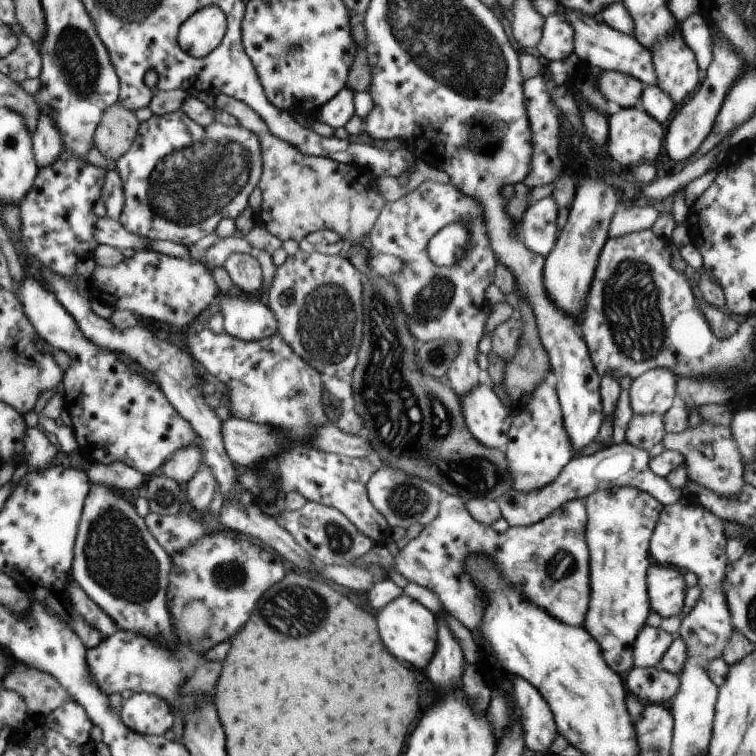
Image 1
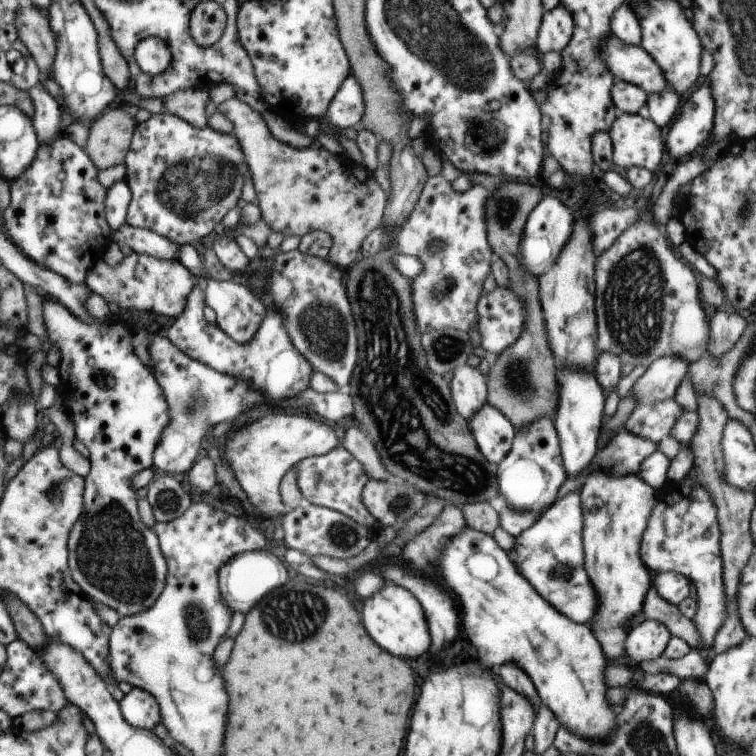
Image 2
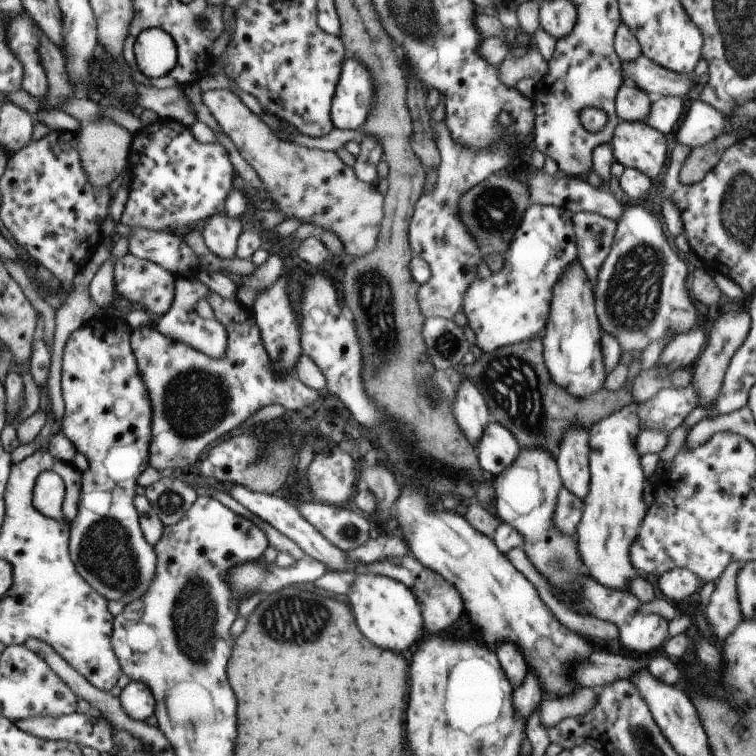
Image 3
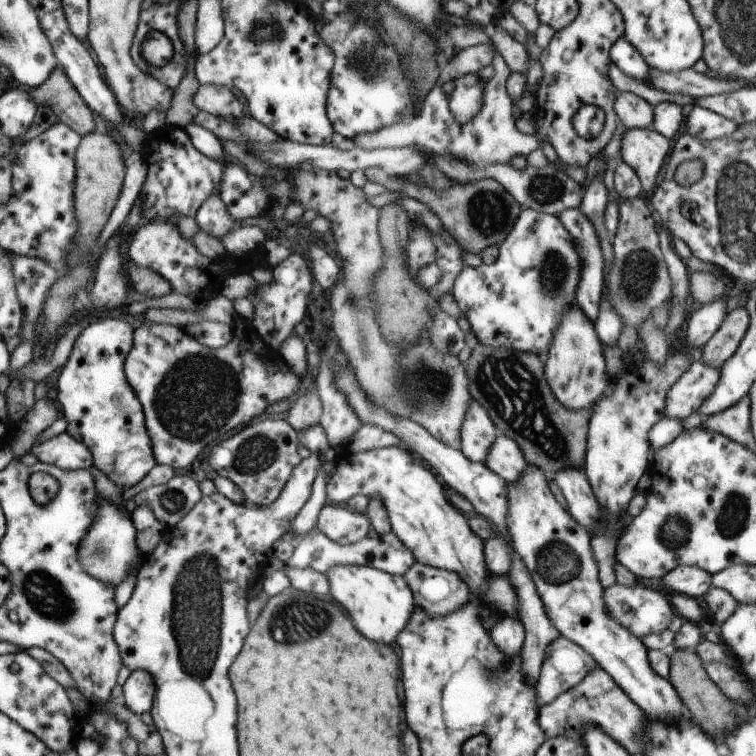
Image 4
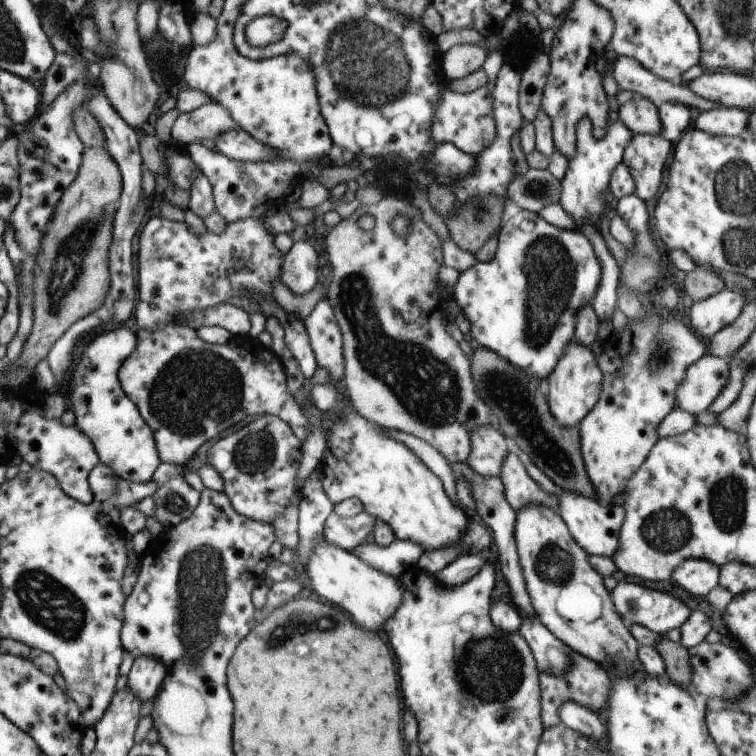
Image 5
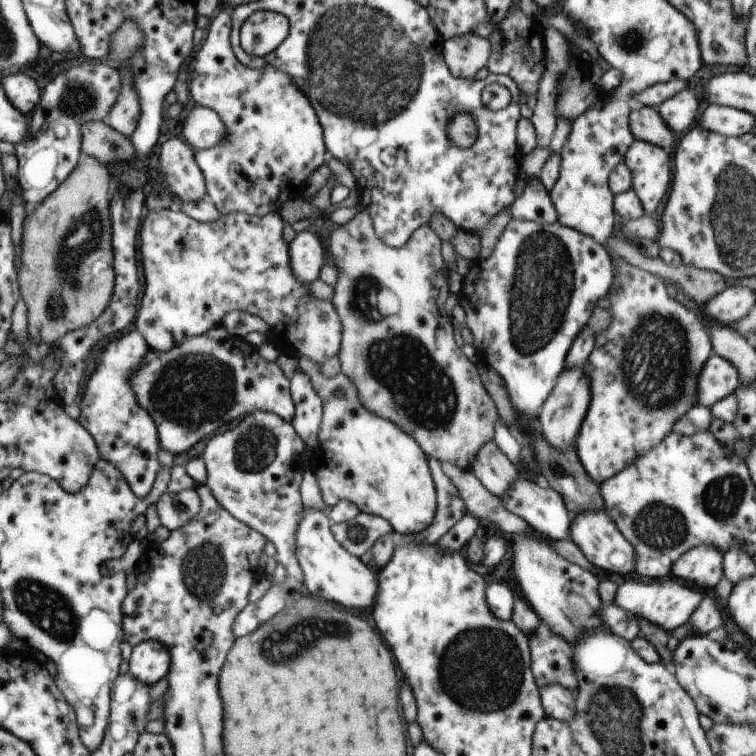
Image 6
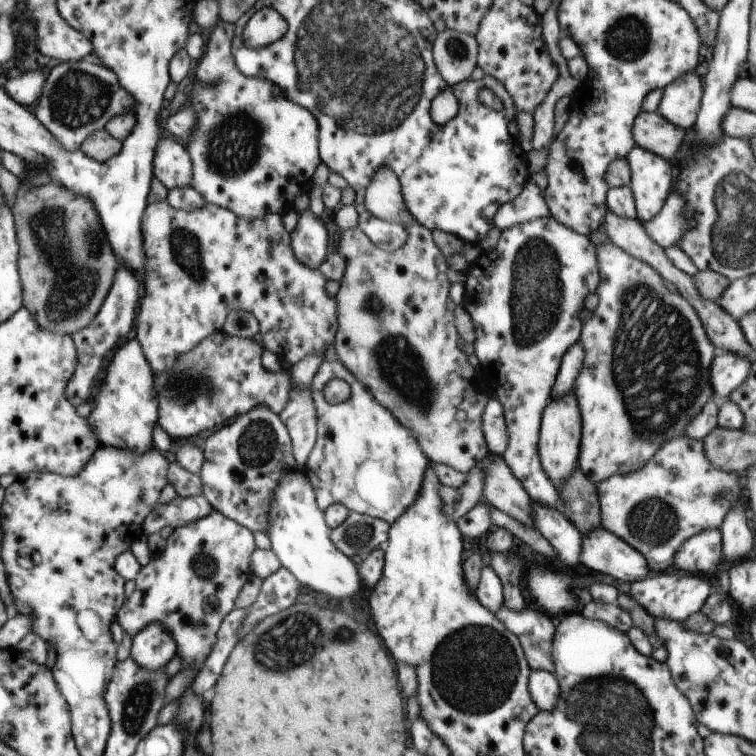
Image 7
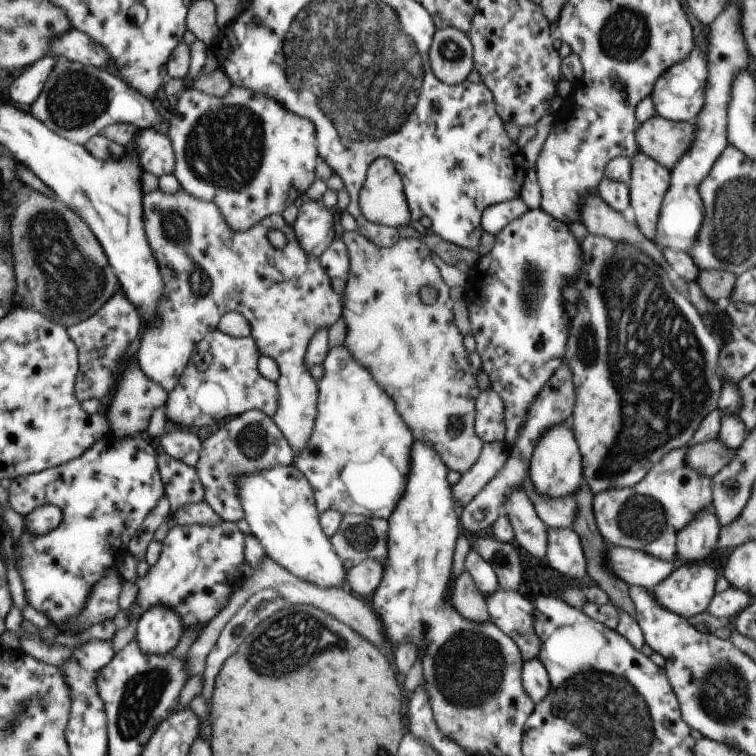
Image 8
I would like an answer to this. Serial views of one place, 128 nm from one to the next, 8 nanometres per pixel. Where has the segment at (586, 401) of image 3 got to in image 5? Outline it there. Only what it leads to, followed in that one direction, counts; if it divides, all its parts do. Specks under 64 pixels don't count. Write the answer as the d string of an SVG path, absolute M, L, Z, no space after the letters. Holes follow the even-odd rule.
M482 346L472 352L469 360L474 390L489 407L494 426L501 434L511 438L559 490L571 489L597 500L585 472L578 426L564 427L556 421L548 409L545 384L540 384L519 367Z

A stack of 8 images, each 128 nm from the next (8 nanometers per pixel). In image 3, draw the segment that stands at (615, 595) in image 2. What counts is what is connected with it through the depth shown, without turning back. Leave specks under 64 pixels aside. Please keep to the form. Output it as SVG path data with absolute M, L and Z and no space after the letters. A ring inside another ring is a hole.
M633 400L620 411L612 412L588 430L588 492L583 497L580 522L576 526L576 549L587 576L602 587L615 591L627 591L628 583L636 576L636 568L631 564L629 547L638 535L638 526L645 516L647 507L643 500L644 485L647 478L640 465L640 456L635 452L634 440L641 430L636 412L639 403Z

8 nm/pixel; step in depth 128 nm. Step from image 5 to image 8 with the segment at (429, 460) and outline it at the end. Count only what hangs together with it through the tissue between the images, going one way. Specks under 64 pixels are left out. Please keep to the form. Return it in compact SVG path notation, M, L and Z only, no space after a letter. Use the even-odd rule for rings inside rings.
M503 442L483 443L475 464L460 476L455 485L451 485L451 496L456 511L462 510L465 504L485 486L485 482L493 474L497 474L497 470L505 464L505 458L507 453Z

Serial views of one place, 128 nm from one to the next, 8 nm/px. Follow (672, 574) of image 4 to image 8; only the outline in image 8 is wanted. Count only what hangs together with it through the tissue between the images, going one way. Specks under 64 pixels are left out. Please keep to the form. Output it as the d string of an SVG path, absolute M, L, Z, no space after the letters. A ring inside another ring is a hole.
M710 508L697 512L675 536L676 563L702 562L717 546L719 522Z

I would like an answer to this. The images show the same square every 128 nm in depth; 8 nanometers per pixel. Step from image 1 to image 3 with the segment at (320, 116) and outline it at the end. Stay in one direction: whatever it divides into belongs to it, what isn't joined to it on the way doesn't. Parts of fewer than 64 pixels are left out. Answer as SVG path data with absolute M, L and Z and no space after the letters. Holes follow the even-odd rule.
M347 55L332 94L332 126L336 129L357 130L367 116L373 91L368 70L358 59Z

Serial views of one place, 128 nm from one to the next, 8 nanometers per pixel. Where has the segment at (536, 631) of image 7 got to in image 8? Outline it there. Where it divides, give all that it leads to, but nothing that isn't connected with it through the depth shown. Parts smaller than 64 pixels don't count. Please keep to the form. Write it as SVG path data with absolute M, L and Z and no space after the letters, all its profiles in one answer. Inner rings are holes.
M497 588L487 598L483 598L489 621L509 636L509 640L517 646L522 660L537 659L541 640L533 636L533 608L527 598L518 594L517 590Z

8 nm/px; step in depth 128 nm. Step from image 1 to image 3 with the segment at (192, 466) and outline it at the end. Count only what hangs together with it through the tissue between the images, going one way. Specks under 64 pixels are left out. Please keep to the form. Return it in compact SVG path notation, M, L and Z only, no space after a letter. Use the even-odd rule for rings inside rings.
M209 291L204 299L210 305L214 318L223 325L226 332L227 348L220 359L209 358L181 341L171 340L155 328L131 328L130 349L152 408L147 462L156 472L168 474L177 468L191 466L209 442L217 440L219 436L223 437L223 434L239 426L243 420L263 406L280 404L285 410L305 412L311 410L315 402L321 402L321 394L305 386L294 374L273 372L253 318L252 308L247 308L237 299L224 299L213 291Z

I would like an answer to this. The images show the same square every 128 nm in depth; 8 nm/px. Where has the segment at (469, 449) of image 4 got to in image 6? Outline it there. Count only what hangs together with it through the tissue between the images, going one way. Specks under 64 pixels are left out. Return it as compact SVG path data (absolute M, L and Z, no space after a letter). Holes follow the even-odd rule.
M493 439L476 452L469 470L494 498L502 497L518 474Z

